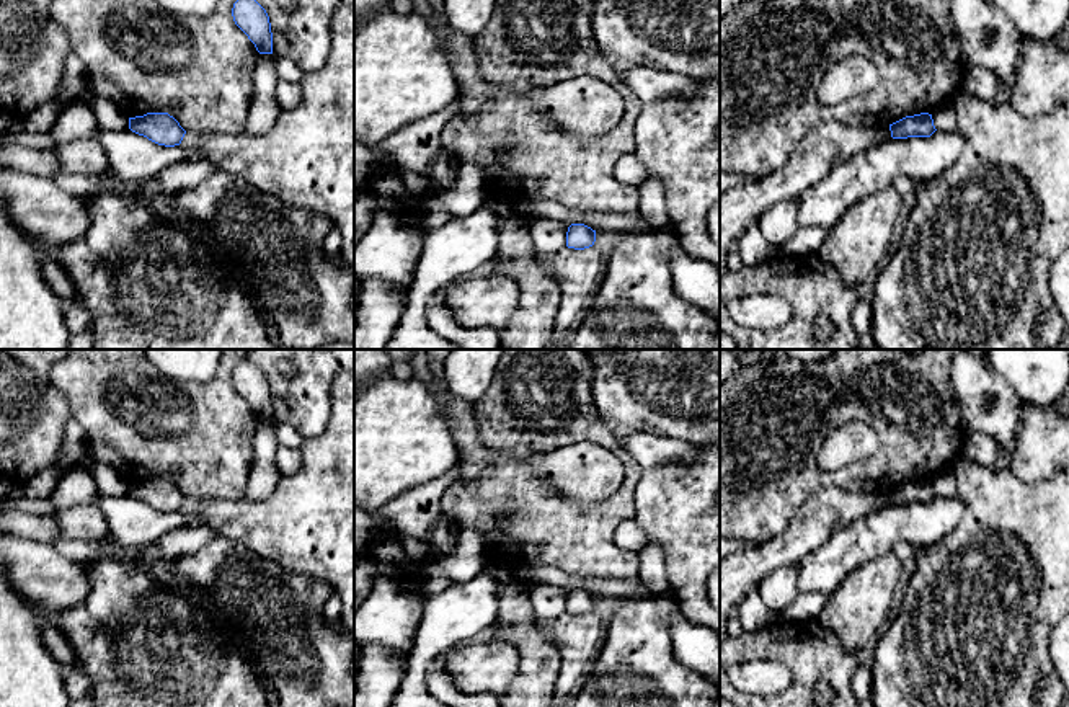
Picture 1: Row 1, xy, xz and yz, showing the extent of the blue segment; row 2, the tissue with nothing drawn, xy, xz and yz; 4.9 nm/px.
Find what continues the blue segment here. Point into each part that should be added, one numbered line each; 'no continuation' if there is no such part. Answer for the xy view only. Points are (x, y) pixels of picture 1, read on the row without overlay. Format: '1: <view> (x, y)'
no continuation

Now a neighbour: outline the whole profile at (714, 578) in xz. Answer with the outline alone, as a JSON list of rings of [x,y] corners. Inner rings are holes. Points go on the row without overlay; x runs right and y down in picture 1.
[[[720,568],[713,570],[707,578],[707,594],[712,606],[720,611]]]

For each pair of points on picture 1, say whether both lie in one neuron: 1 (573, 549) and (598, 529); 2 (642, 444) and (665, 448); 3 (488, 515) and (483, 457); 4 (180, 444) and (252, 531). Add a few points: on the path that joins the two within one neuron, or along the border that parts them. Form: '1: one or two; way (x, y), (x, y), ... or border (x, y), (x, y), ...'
1: one; way (580, 542), (591, 531)
2: one; way (647, 448), (660, 448)
3: two; border (479, 433), (500, 457), (477, 477), (457, 482)
4: two; border (198, 497), (243, 498)

